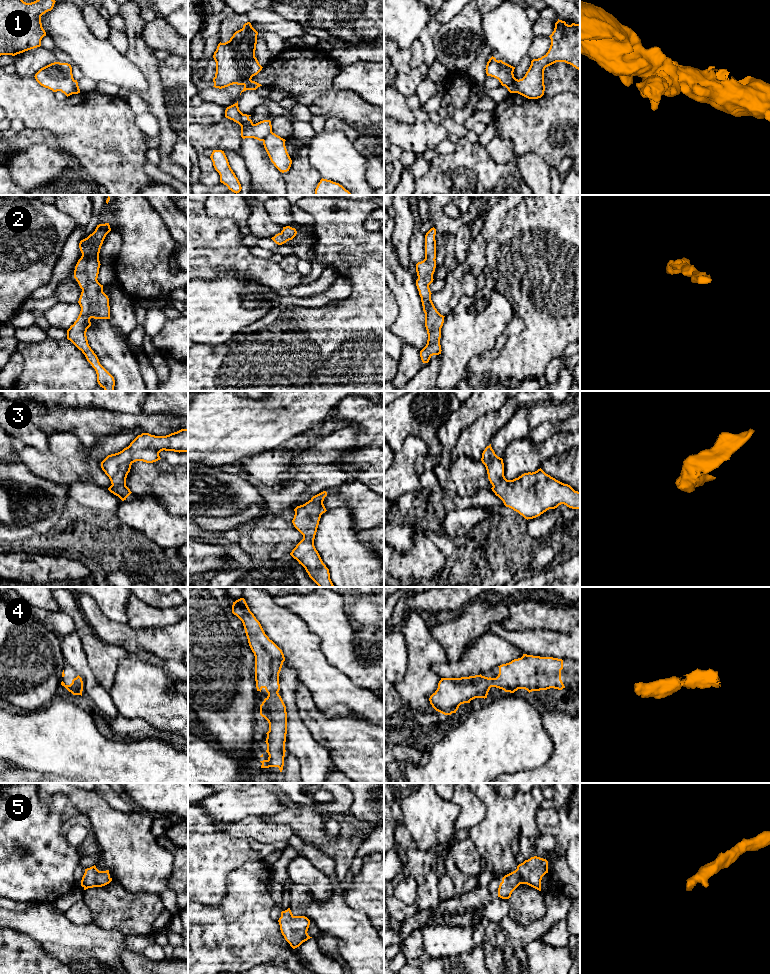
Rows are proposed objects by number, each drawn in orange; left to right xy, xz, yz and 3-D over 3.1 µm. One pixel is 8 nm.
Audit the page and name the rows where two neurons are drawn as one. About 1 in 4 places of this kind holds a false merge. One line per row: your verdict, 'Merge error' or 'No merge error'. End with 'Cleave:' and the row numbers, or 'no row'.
1: Merge error
2: No merge error
3: No merge error
4: No merge error
5: No merge error
Cleave: 1

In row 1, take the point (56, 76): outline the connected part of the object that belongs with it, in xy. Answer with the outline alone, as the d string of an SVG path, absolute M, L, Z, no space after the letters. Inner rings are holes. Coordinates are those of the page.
M51 63L41 68L34 77L41 86L53 92L61 91L67 97L73 94L74 78L68 63Z

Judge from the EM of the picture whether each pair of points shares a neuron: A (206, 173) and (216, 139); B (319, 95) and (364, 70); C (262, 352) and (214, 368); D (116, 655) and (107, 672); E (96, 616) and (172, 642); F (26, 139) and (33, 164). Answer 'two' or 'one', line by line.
A: one
B: two
C: one
D: one
E: one
F: two

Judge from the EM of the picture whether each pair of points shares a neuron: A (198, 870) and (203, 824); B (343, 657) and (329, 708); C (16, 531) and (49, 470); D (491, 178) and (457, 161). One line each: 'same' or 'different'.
A: same
B: different
C: different
D: same

